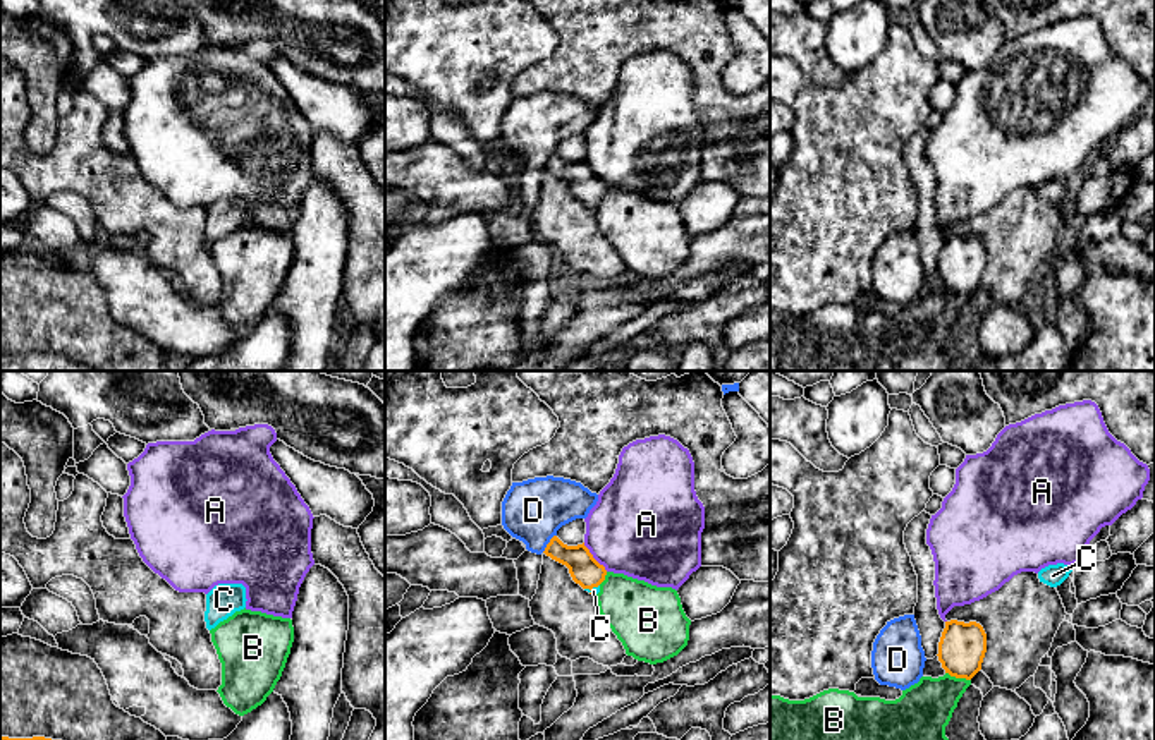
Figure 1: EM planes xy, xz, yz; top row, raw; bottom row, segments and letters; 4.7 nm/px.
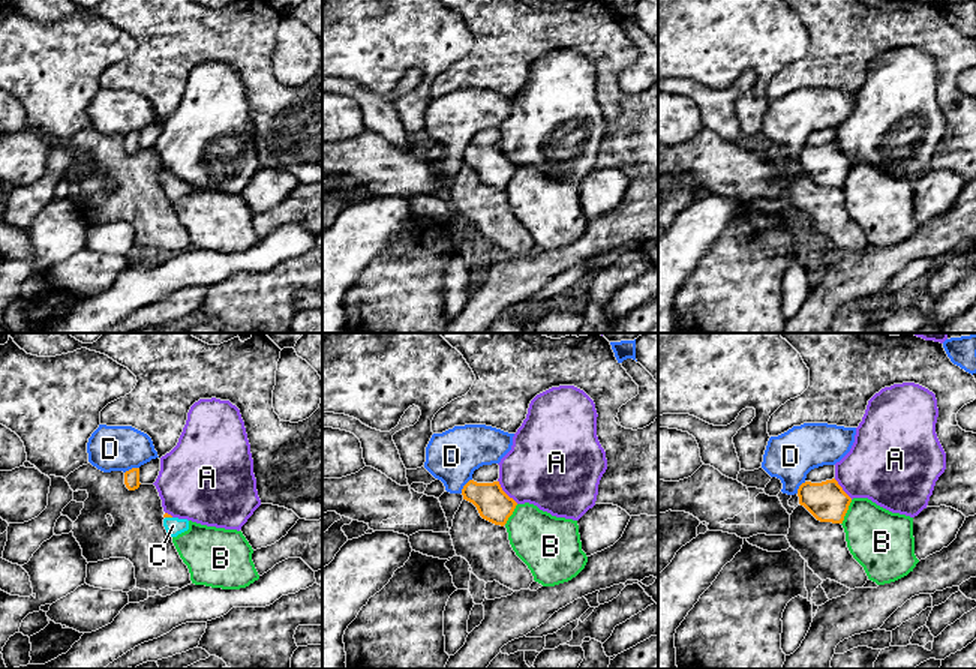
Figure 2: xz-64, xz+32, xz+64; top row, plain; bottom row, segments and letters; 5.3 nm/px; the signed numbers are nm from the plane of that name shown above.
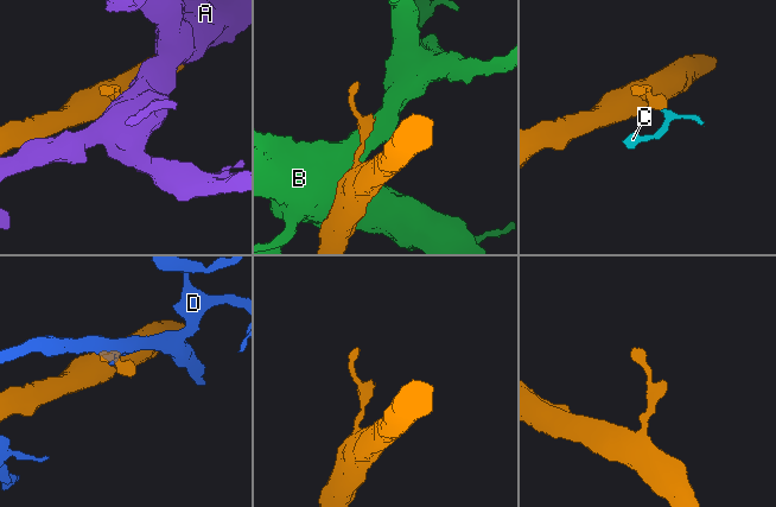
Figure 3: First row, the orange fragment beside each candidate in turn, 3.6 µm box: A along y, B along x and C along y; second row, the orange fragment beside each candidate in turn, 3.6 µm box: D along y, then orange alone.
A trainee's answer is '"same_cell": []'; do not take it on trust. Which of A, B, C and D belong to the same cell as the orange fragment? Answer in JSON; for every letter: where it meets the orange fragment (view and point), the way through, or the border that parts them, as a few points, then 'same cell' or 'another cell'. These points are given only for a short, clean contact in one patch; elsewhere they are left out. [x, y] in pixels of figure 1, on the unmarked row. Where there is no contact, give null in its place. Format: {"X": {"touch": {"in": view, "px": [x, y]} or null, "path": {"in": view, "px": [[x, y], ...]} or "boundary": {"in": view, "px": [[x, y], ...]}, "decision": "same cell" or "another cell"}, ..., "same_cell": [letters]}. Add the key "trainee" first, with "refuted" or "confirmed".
{"trainee": "refuted", "A": {"touch": {"in": "xz", "px": [592, 172]}, "decision": "another cell"}, "B": {"touch": {"in": "yz", "px": [958, 292]}, "decision": "another cell"}, "C": {"touch": {"in": "xz", "px": [592, 203]}, "path": {"in": "xz", "px": [[585, 186], [590, 191], [592, 203], [593, 206]]}, "decision": "same cell"}, "D": {"touch": {"in": "xz", "px": [549, 158]}, "decision": "another cell"}, "same_cell": ["C"]}

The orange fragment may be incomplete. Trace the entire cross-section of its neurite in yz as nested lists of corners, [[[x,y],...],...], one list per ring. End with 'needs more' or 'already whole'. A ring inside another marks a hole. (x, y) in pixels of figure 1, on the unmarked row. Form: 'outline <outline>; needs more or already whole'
outline [[[945,237],[938,258],[938,276],[945,288],[971,295],[980,285],[987,268],[987,249],[976,237]]]; already whole

